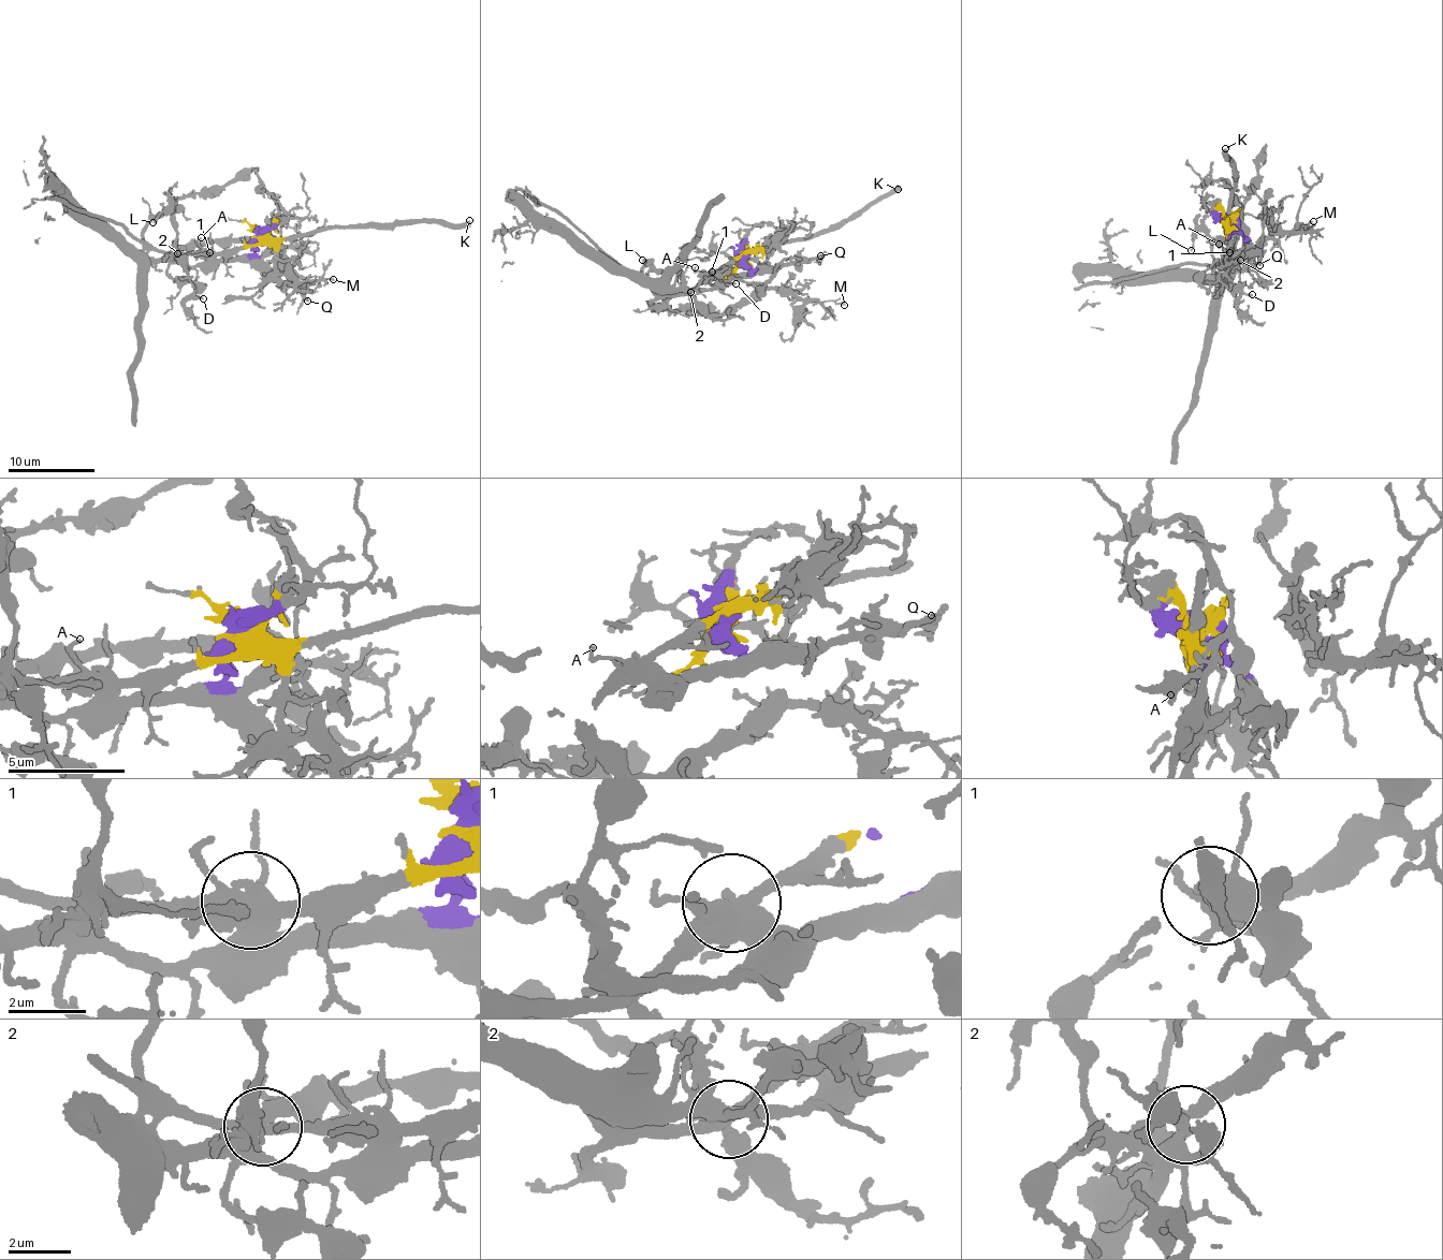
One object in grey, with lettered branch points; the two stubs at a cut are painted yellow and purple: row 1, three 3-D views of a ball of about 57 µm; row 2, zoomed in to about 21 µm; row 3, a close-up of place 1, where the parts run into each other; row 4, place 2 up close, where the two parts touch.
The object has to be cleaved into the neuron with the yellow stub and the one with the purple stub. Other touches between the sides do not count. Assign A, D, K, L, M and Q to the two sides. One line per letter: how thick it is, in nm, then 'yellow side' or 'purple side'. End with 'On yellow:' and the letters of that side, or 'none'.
A: calibre 180 nm; yellow side
D: calibre 200 nm; purple side
K: calibre 480 nm; yellow side
L: calibre 150 nm; purple side
M: calibre 170 nm; purple side
Q: calibre 240 nm; purple side
On yellow: A, K

